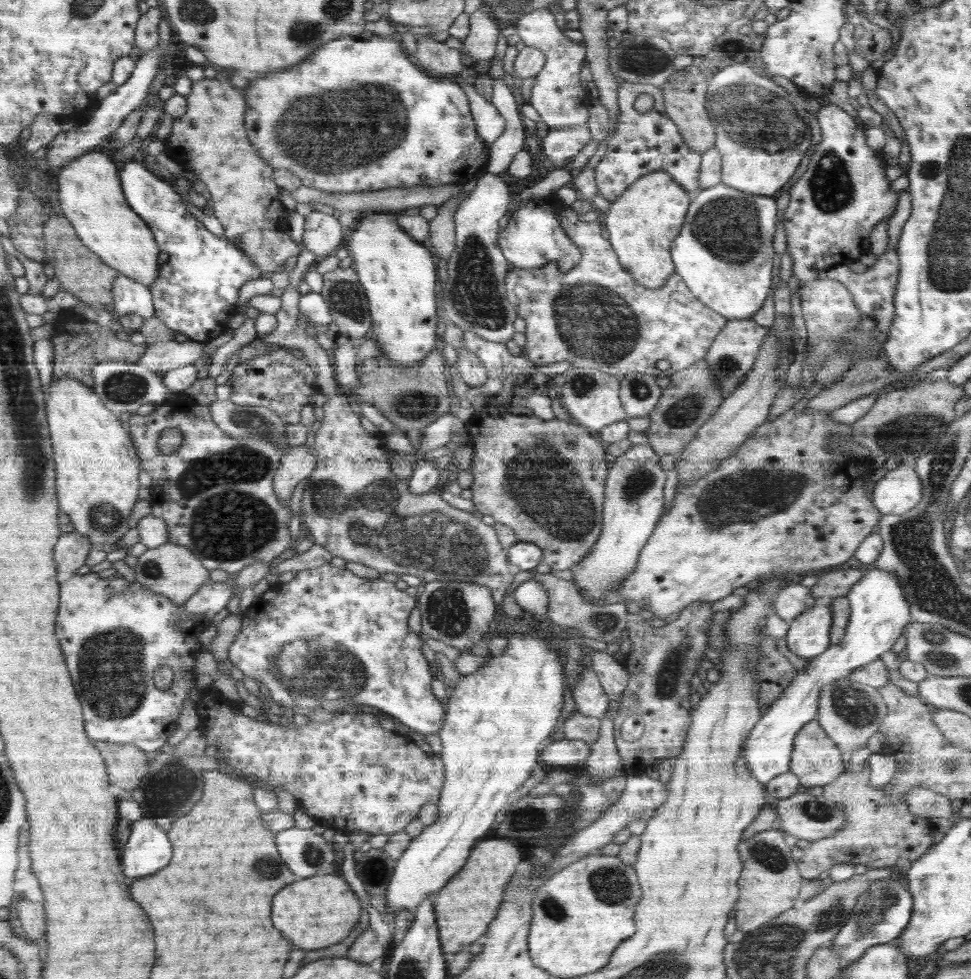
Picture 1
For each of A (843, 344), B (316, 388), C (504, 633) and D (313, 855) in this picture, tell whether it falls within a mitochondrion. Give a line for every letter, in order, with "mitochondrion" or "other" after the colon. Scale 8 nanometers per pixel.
A: mitochondrion
B: other
C: other
D: mitochondrion

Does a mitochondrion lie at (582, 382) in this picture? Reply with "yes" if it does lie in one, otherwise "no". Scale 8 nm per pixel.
yes

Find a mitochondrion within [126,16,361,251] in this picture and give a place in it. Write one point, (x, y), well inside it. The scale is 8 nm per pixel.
(293, 32)

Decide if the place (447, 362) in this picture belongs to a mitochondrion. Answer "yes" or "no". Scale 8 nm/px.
no

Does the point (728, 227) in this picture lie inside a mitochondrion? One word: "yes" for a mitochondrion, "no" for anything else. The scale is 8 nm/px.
yes

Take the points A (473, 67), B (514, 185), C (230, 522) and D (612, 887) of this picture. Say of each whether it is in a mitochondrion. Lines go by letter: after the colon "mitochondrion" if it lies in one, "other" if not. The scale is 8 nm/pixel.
A: other
B: other
C: mitochondrion
D: mitochondrion

